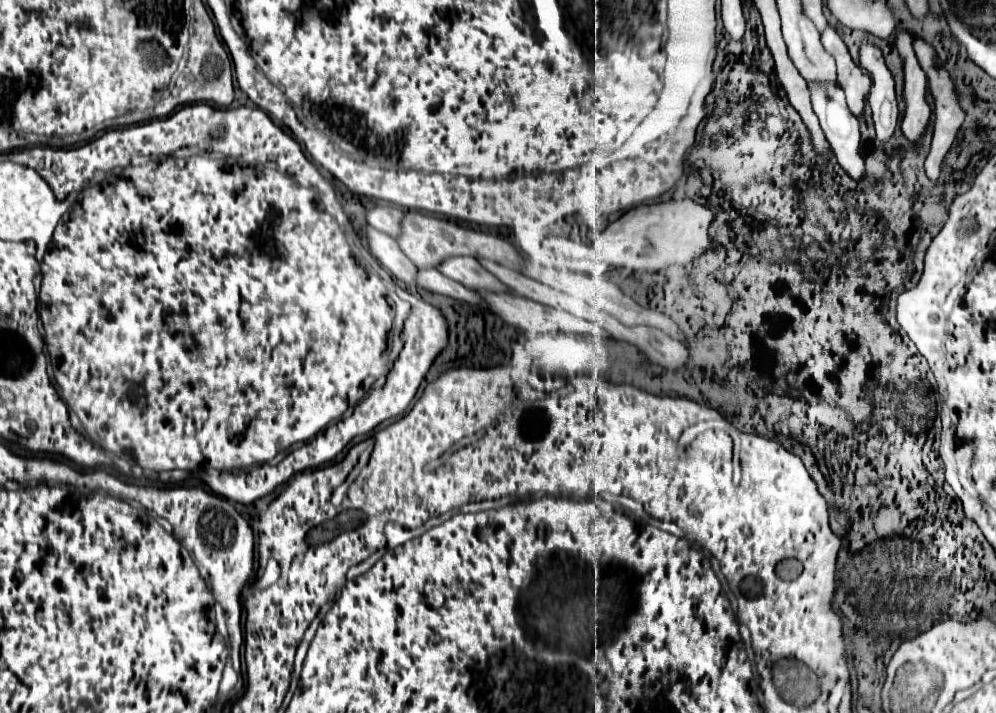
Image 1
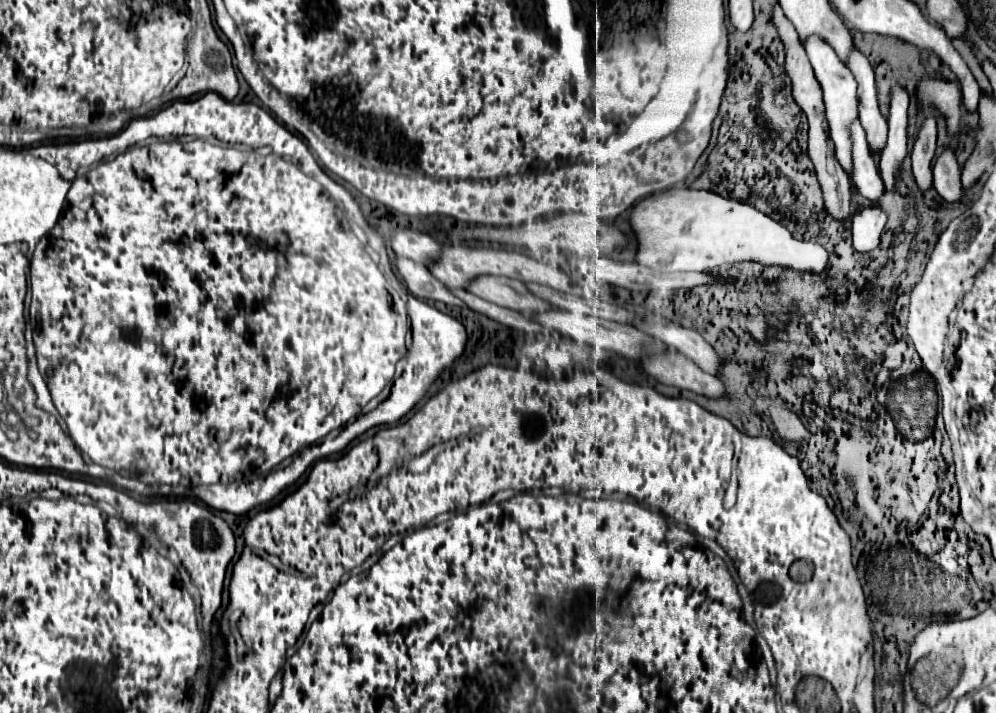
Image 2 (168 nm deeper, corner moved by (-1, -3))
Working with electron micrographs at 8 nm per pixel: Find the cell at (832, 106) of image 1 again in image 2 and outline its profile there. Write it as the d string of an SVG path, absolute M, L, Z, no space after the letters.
M859 121L851 123L849 137L851 137L851 159L853 159L853 167L851 167L853 185L865 199L875 201L883 195L885 187L883 187L881 175L875 167L875 161L871 157L871 151L869 151L867 139L865 139L865 131Z

